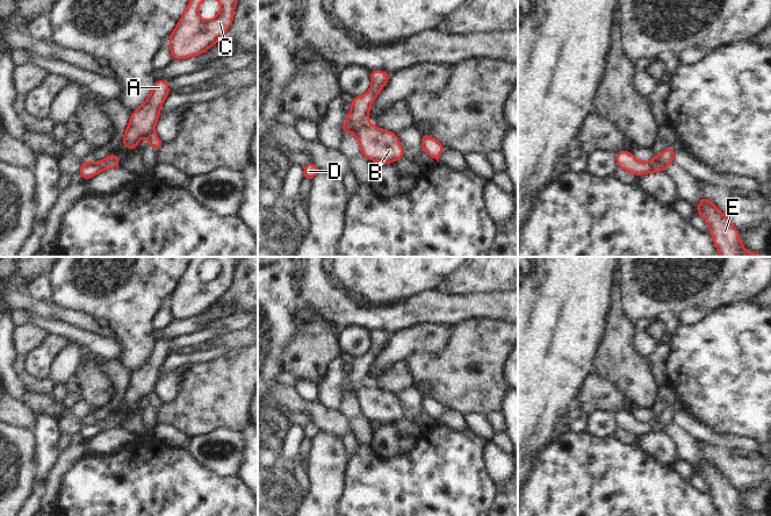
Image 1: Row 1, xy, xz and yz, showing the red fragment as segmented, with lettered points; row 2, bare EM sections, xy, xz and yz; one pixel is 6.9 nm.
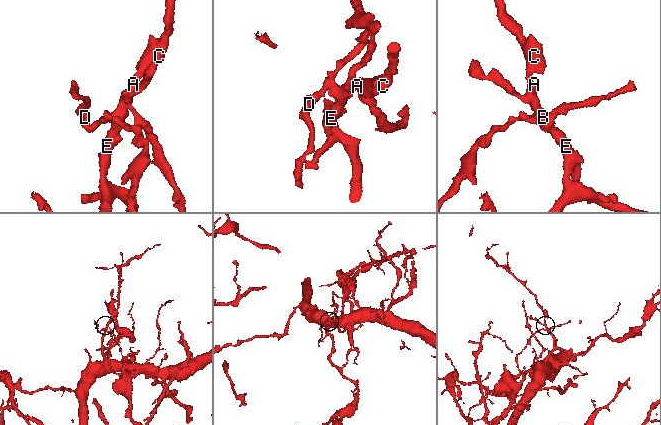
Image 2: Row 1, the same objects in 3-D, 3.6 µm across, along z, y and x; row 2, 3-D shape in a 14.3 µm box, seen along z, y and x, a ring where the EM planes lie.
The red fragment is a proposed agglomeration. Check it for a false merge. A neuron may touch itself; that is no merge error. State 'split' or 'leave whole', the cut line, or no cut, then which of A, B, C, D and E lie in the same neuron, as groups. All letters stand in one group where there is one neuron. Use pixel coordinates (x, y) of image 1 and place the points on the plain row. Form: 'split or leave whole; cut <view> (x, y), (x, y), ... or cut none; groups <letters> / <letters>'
split; cut xz (370, 385), (360, 387), (355, 395); groups A B C E / D

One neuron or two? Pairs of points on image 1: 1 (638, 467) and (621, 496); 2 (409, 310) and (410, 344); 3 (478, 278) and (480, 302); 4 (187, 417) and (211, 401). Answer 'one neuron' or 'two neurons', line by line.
1: one neuron
2: two neurons
3: two neurons
4: one neuron

